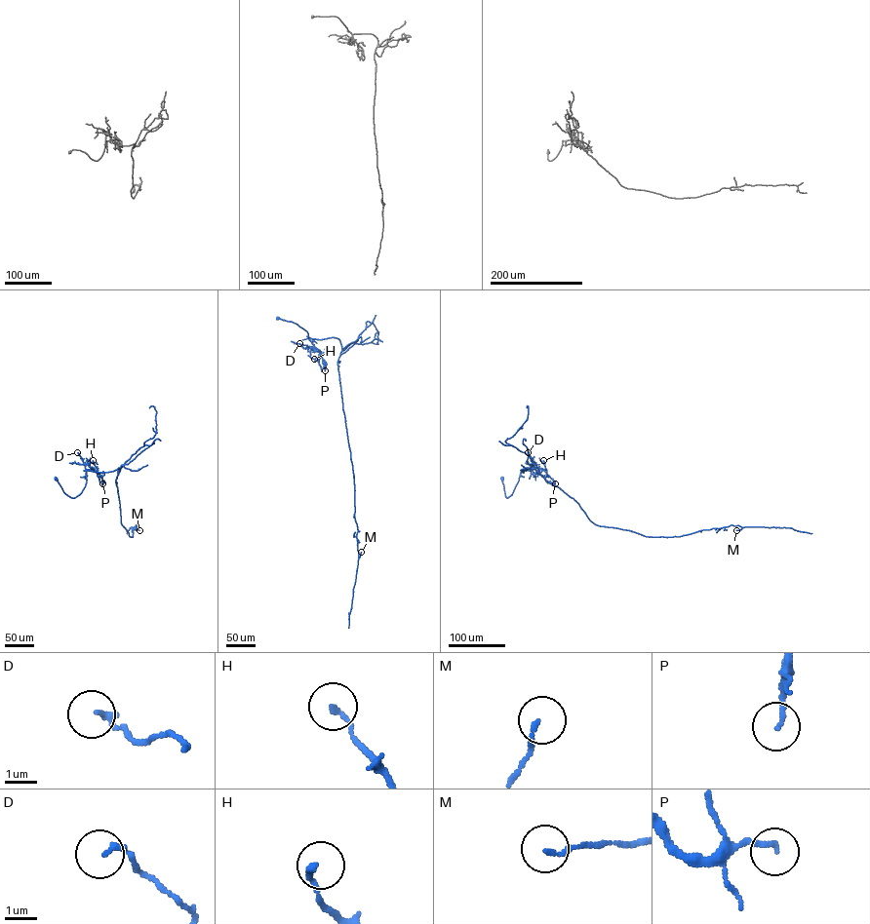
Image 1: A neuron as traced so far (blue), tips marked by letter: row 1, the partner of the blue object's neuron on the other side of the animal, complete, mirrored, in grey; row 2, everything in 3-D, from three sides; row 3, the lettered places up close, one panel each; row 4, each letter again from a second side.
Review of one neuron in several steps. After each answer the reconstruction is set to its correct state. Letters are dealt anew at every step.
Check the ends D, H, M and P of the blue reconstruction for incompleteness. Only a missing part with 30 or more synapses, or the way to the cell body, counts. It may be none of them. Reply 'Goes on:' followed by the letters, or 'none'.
Goes on: none

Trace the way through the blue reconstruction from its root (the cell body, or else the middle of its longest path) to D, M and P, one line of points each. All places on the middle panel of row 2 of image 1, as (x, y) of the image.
D: (277, 318), (296, 323), (306, 330), (314, 347), (303, 348), (299, 343)
M: (277, 318), (296, 324), (310, 338), (335, 337), (340, 342), (337, 365), (353, 475), (359, 558), (361, 552)
P: (277, 318), (296, 323), (307, 331), (308, 339), (325, 362), (325, 370)

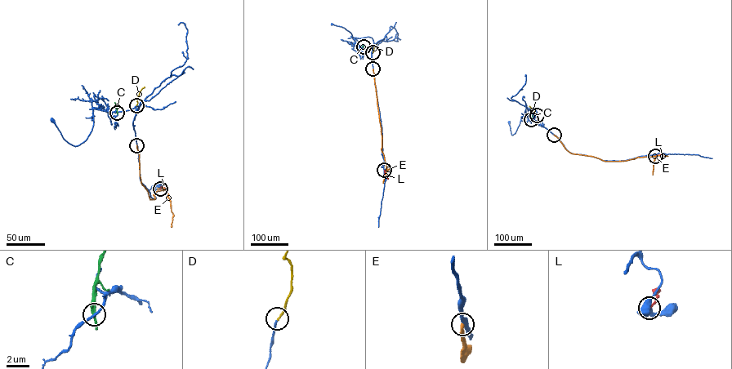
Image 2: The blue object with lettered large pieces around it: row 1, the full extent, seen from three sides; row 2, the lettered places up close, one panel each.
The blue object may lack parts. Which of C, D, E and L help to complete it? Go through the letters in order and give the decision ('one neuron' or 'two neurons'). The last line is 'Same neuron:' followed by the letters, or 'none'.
C: two neurons
D: one neuron
E: two neurons
L: two neurons
Same neuron: D

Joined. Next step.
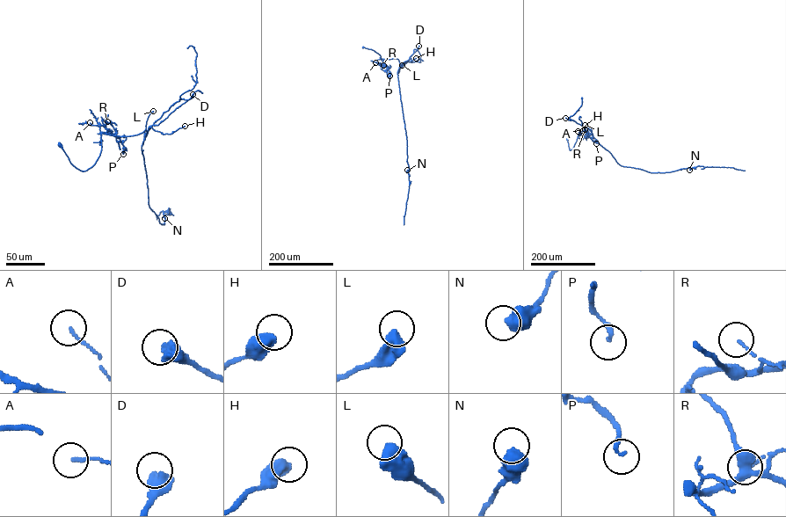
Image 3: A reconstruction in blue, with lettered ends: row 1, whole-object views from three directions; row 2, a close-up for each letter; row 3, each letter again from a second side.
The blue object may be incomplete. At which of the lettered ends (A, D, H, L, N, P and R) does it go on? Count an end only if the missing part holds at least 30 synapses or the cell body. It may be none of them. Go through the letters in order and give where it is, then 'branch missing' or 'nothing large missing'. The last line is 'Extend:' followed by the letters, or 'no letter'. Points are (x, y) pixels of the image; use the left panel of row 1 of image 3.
A: place (90, 122); nothing large missing
D: place (192, 94); nothing large missing
H: place (185, 126); nothing large missing
L: place (153, 111); nothing large missing
N: place (164, 218); nothing large missing
P: place (123, 154); nothing large missing
R: place (107, 121); nothing large missing
Extend: no letter

